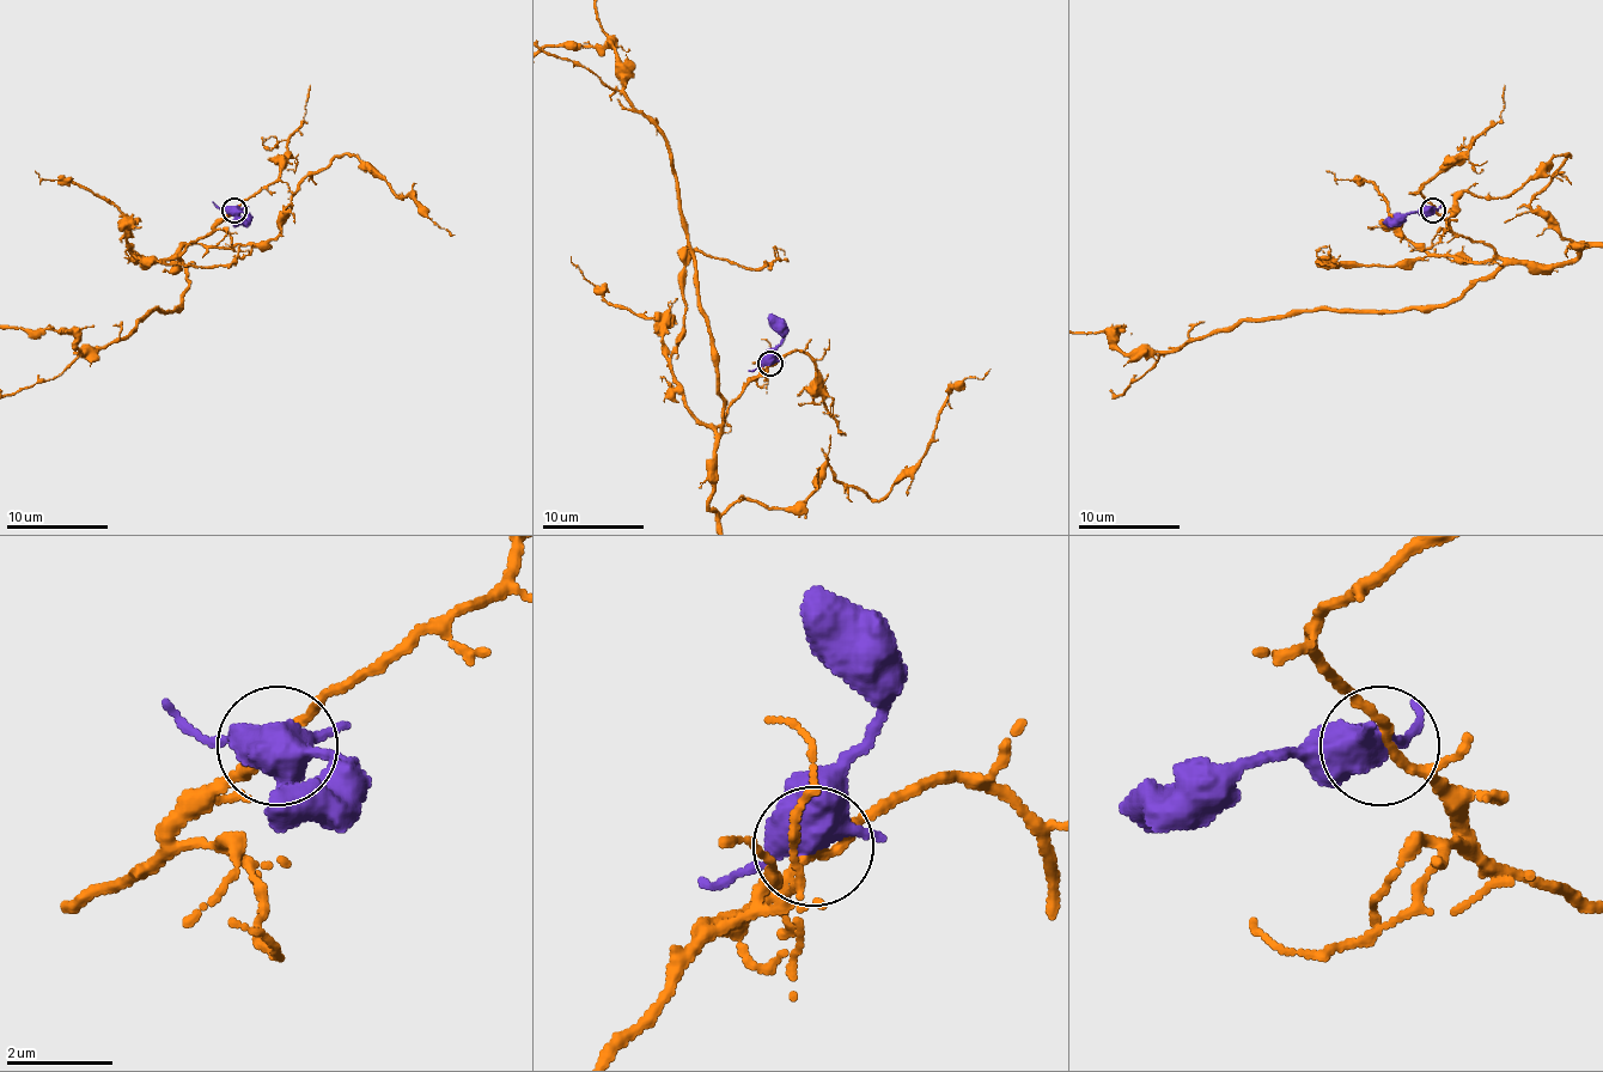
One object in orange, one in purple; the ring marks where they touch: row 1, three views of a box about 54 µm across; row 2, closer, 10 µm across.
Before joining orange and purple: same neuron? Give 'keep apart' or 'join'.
keep apart

